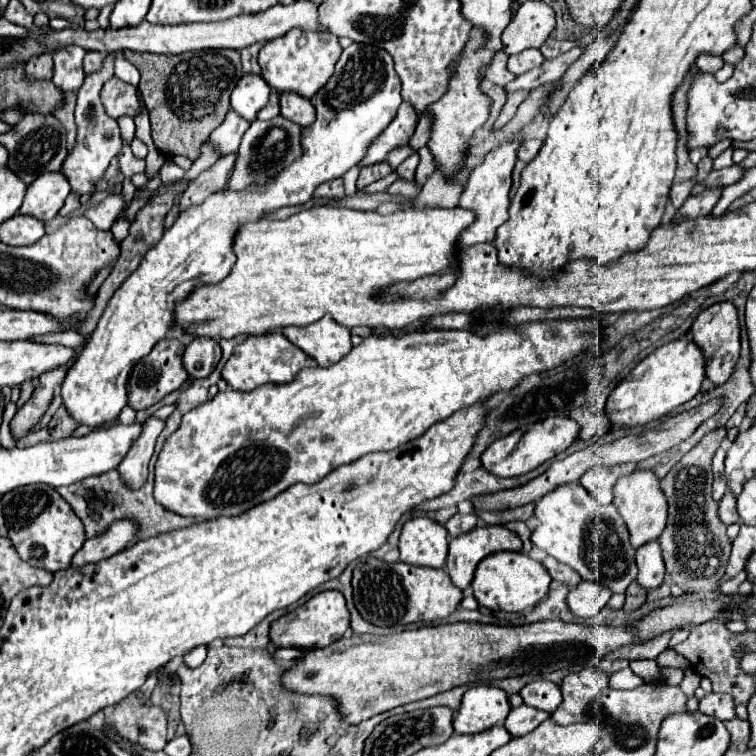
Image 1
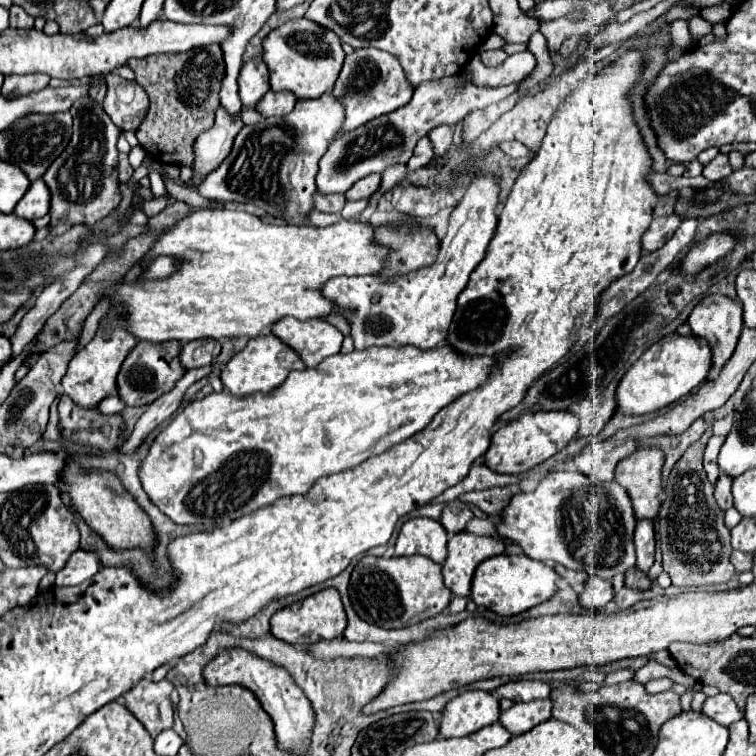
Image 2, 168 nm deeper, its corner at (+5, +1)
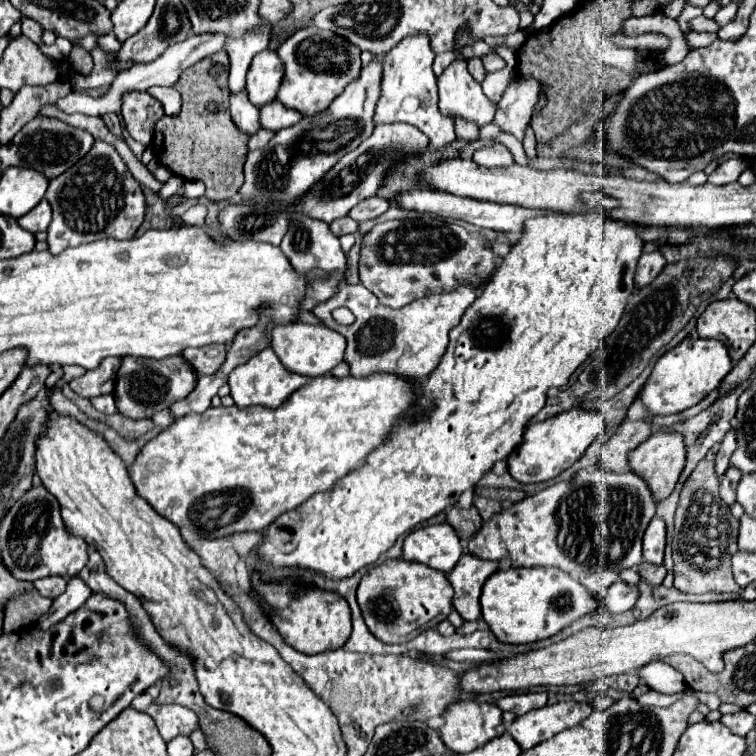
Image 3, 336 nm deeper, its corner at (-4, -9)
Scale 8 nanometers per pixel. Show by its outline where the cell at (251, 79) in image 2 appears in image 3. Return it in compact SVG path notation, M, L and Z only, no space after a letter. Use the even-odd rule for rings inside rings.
M264 50L260 52L260 56L254 56L248 70L248 84L246 84L250 102L260 108L276 100L276 92L280 88L282 76L284 76L284 64L276 52Z

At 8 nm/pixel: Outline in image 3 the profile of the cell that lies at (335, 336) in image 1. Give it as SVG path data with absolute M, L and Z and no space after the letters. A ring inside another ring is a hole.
M294 324L294 326L276 326L272 330L272 348L278 352L280 362L298 374L304 376L320 376L328 374L336 364L344 360L346 340L338 332L326 326L312 326L312 324Z

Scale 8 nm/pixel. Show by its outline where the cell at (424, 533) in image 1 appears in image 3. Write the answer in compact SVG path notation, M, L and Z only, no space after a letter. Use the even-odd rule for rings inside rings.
M450 524L424 526L406 536L402 556L448 574L460 558L460 540Z

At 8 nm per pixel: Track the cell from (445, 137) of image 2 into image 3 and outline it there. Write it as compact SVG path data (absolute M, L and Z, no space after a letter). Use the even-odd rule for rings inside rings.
M456 120L456 138L464 142L478 140L478 124L468 124L466 120Z

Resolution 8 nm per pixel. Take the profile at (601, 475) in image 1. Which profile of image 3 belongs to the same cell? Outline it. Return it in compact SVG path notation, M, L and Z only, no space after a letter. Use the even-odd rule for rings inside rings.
M626 418L618 432L602 446L600 462L596 464L604 472L616 472L624 474L628 472L628 452L632 448L638 448L648 436L652 436L654 428L646 420L630 420Z

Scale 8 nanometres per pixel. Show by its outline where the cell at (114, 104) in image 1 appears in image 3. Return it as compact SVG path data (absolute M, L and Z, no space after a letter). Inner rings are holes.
M128 92L122 98L122 118L128 134L148 146L152 142L154 124L164 116L162 104L148 92Z

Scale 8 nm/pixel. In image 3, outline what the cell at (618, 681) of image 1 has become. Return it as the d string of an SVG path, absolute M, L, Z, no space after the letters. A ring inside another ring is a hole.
M568 700L550 704L516 718L508 726L508 734L512 734L512 738L520 744L522 750L528 750L566 728L578 726L584 718L592 714L592 710L594 708L590 702Z

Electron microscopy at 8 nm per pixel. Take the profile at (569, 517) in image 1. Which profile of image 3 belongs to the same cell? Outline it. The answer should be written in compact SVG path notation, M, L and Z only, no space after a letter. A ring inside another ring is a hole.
M578 470L572 480L556 482L498 512L472 536L468 552L488 560L508 560L514 568L554 566L572 576L604 568L620 572L642 562L642 536L654 512L656 502L640 476Z

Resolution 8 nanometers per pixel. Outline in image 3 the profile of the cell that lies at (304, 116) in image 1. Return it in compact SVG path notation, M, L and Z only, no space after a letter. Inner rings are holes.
M274 100L270 104L264 104L264 108L260 108L260 126L268 128L272 132L288 128L288 126L296 124L300 118L302 118L300 112L286 108L278 100Z

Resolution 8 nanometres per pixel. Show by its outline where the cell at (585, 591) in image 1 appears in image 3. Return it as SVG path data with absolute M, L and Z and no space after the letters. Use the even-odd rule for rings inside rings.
M614 582L608 588L604 606L610 614L620 614L620 612L630 610L636 604L636 596L638 596L638 592L634 588L630 588L626 582Z

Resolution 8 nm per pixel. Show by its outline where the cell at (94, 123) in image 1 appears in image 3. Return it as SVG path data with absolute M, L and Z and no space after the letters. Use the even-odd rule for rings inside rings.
M100 140L94 142L92 150L72 168L50 180L46 200L54 210L52 224L48 226L48 250L52 254L100 238L132 238L142 224L146 210L140 184L134 180L116 148Z

